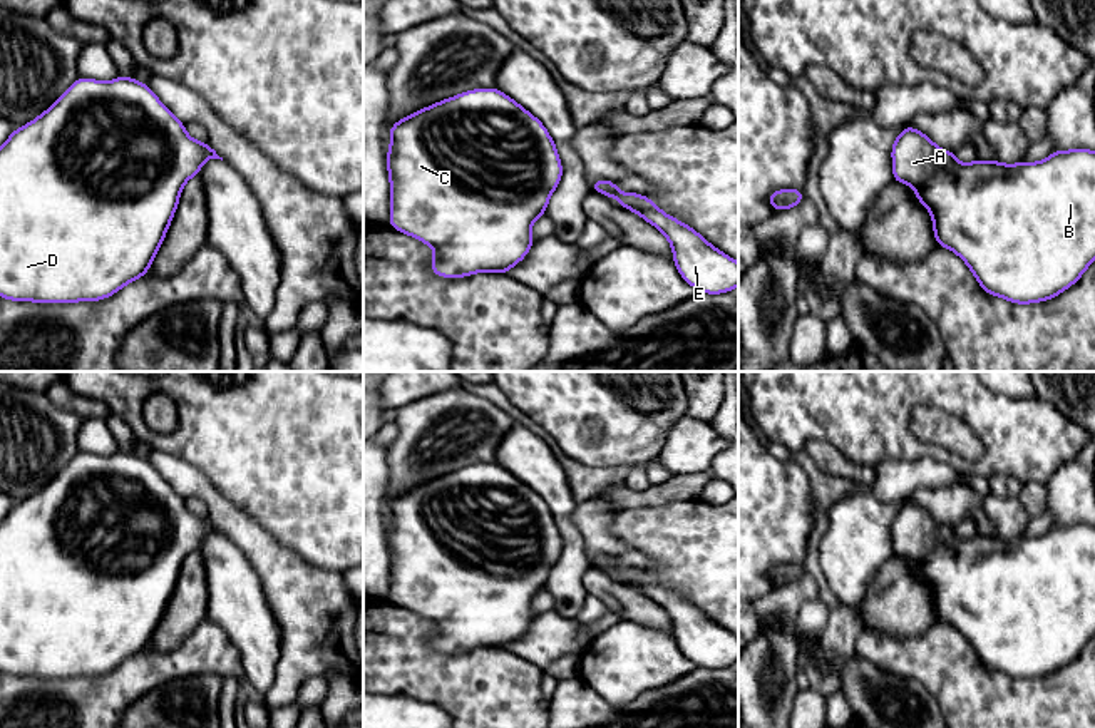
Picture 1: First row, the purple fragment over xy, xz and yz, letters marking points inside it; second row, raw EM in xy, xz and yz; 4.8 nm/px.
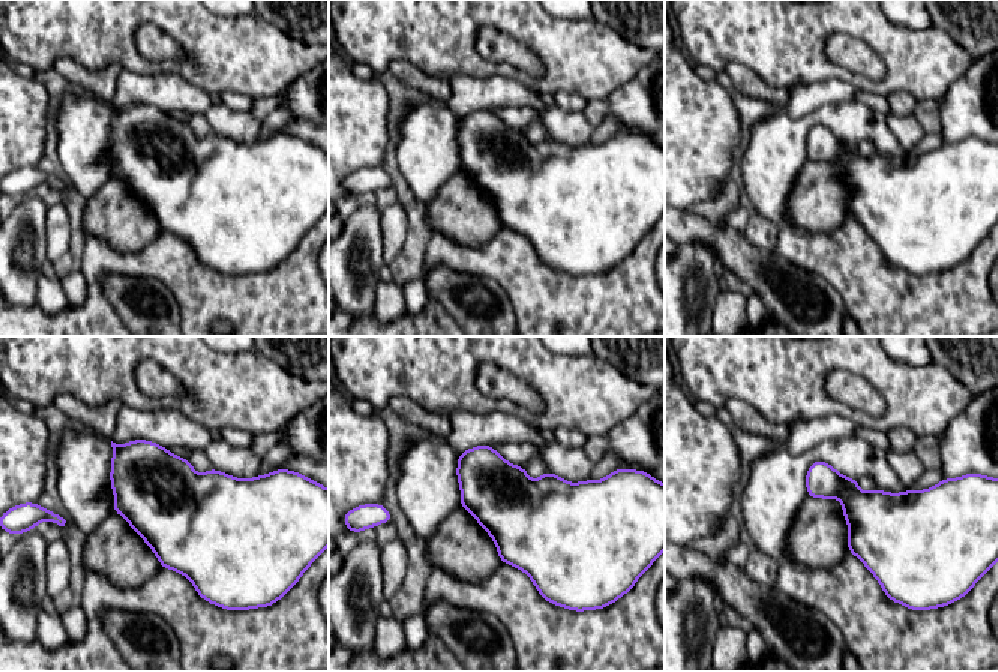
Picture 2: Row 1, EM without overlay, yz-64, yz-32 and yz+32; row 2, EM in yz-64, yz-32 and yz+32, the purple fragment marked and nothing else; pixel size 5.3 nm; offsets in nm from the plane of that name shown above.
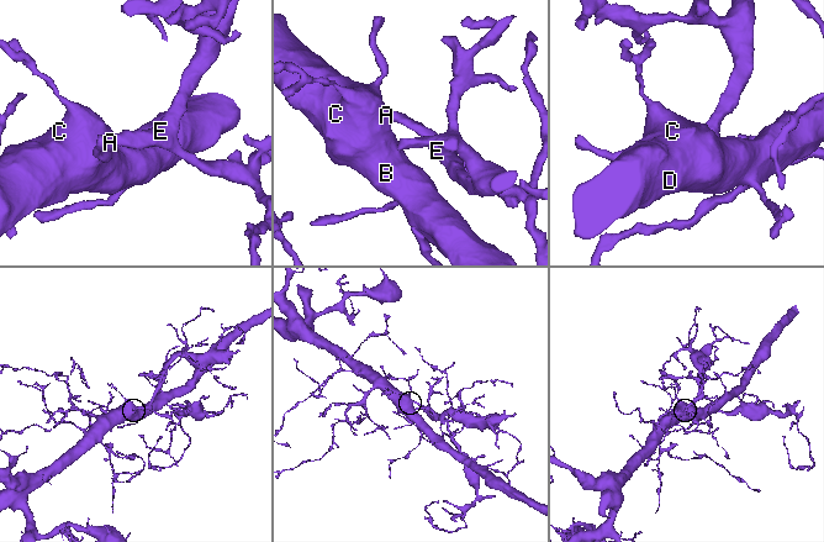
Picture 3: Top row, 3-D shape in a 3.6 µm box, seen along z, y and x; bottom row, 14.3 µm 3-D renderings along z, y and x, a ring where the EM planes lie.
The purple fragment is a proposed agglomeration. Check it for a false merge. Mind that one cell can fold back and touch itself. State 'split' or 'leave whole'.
leave whole

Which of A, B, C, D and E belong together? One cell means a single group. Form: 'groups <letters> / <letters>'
groups A B C D E

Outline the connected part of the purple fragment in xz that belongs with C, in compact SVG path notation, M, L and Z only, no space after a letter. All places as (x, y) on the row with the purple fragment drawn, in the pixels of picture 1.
M467 90L432 104L388 129L388 226L434 248L430 271L442 278L502 273L526 258L532 223L546 214L563 177L544 124L497 90Z

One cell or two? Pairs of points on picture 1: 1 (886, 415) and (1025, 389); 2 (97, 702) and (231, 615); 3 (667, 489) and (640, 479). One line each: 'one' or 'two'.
1: two
2: two
3: two

